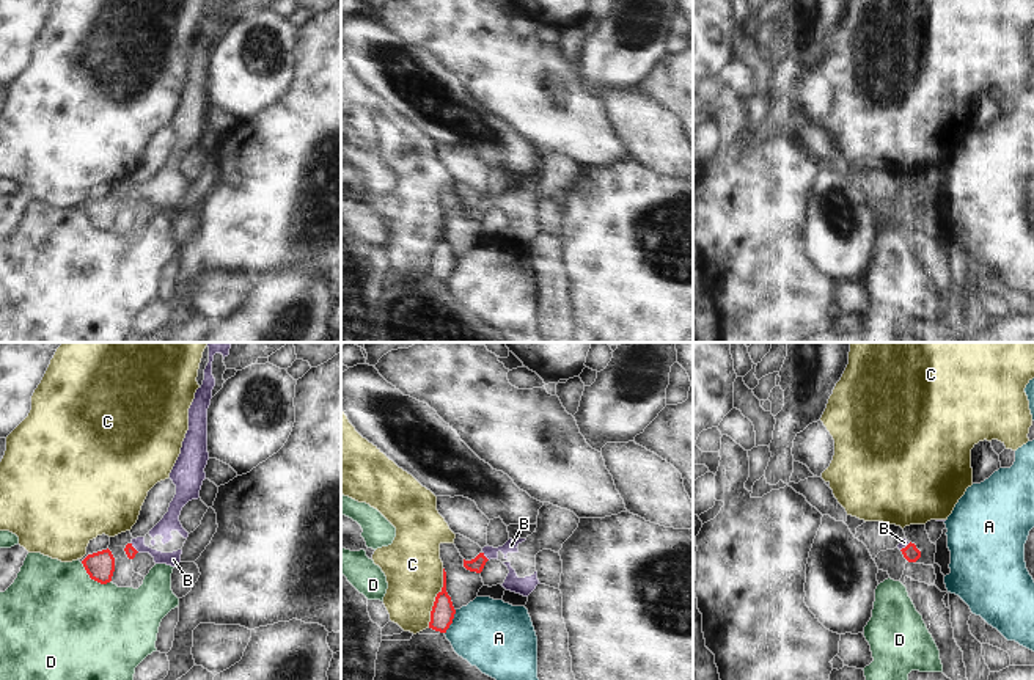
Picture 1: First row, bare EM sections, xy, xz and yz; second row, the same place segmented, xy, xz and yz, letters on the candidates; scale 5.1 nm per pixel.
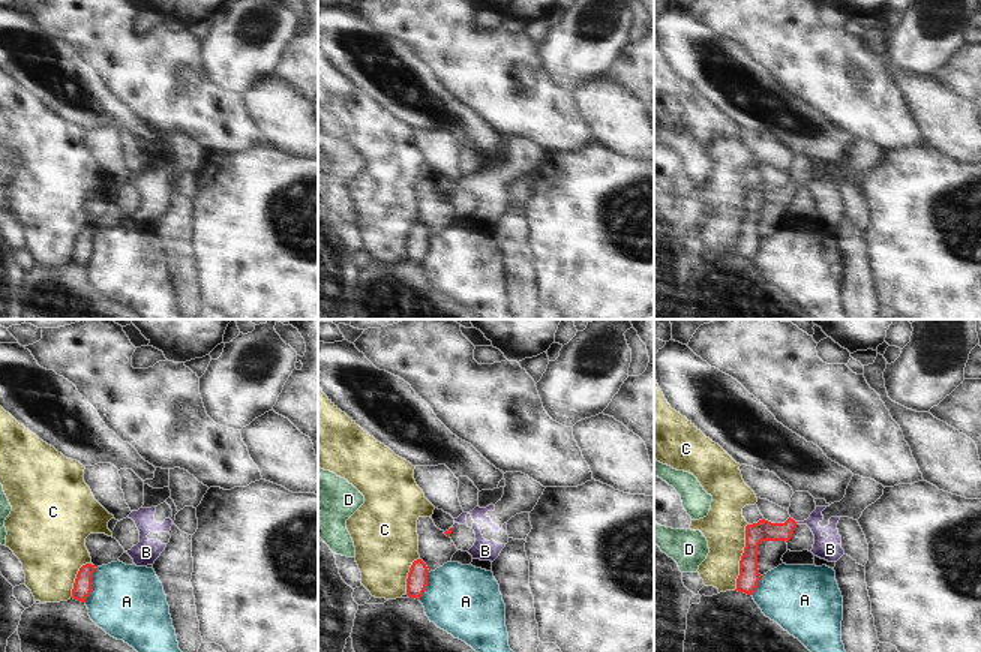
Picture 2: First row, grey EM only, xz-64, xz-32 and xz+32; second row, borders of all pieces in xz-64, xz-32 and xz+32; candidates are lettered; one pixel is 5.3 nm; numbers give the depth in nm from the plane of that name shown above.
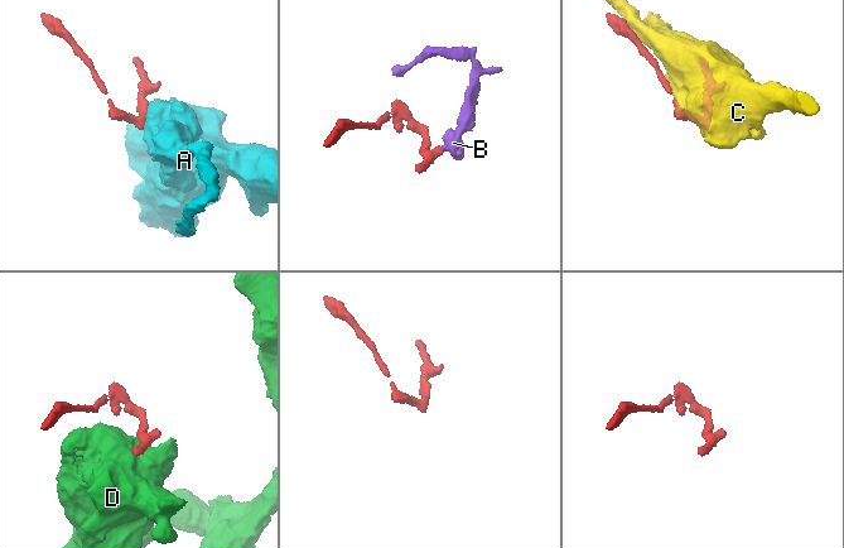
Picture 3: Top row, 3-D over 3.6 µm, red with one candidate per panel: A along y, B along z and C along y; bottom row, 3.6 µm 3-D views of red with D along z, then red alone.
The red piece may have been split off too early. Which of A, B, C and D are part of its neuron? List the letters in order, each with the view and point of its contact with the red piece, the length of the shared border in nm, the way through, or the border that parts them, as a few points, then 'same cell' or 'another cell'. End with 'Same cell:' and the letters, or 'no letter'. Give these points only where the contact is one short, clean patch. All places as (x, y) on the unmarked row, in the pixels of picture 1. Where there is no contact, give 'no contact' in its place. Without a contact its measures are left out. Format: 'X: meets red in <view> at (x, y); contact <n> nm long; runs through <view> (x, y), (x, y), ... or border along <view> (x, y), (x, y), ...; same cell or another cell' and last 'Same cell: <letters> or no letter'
A: meets red in xz at (451, 270); contact 140 nm long; border along xz (456, 258), (445, 281); another cell
B: meets red in xz at (484, 204); contact 60 nm long; runs through xz (476, 212), (484, 204), (511, 193); same cell
C: meets red in xz at (436, 247); contact 320 nm long; another cell
D: meets red in xy at (93, 226); contact 190 nm long; another cell
Same cell: B

